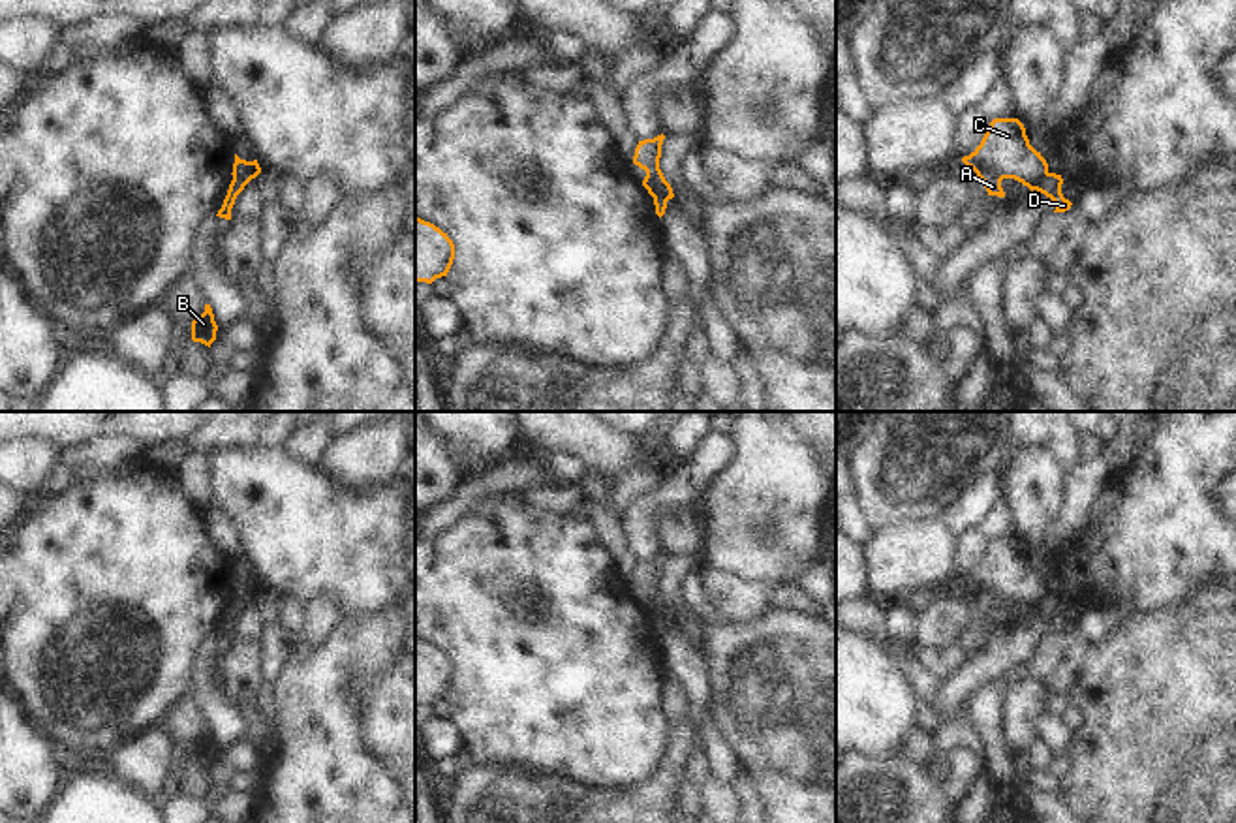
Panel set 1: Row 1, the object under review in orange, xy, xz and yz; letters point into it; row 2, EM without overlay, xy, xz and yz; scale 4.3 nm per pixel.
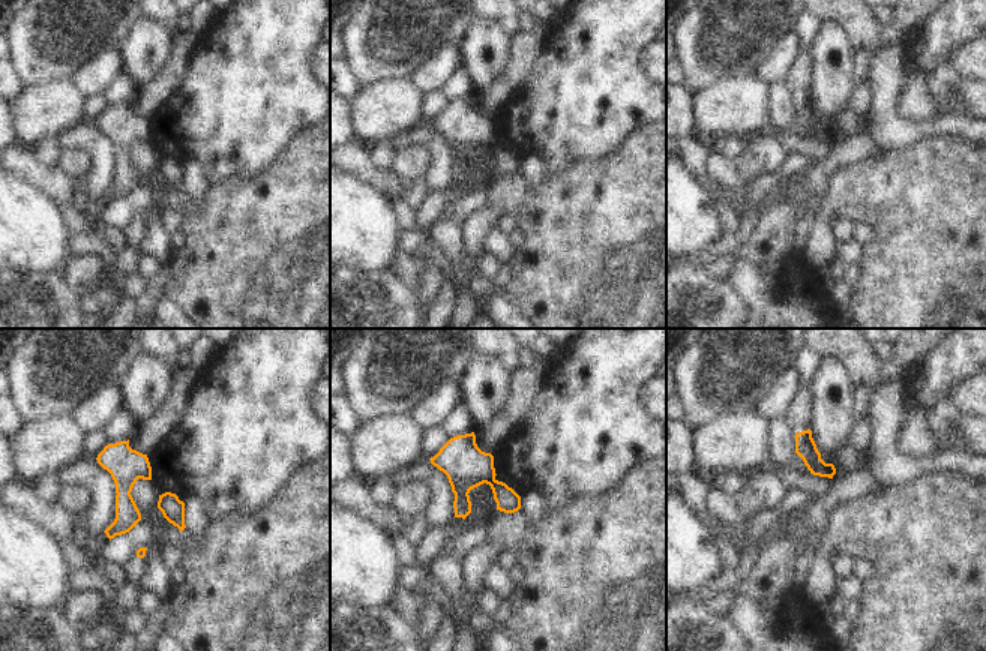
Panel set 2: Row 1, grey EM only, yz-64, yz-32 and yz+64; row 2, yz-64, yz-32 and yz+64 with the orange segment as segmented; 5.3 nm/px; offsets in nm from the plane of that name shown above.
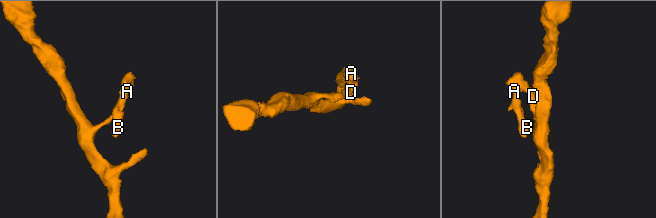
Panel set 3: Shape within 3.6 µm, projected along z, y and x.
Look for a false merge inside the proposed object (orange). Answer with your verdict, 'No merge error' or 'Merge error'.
Merge error

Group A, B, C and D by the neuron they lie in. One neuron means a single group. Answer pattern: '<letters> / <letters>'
A B C / D

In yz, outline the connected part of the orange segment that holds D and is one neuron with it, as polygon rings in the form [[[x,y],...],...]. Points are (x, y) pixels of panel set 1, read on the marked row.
[[[1048,173],[1037,188],[1037,192],[1044,194],[1054,201],[1056,205],[1054,212],[1065,212],[1073,205],[1069,199],[1063,197],[1061,184],[1063,184],[1061,175]]]

